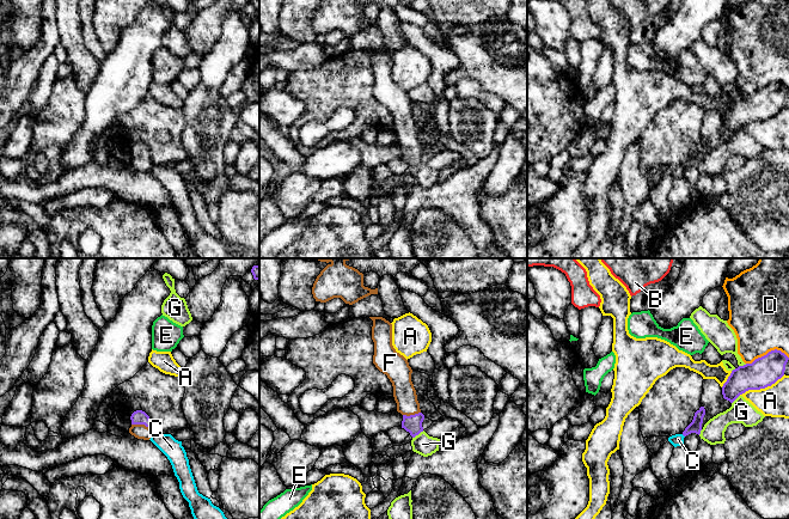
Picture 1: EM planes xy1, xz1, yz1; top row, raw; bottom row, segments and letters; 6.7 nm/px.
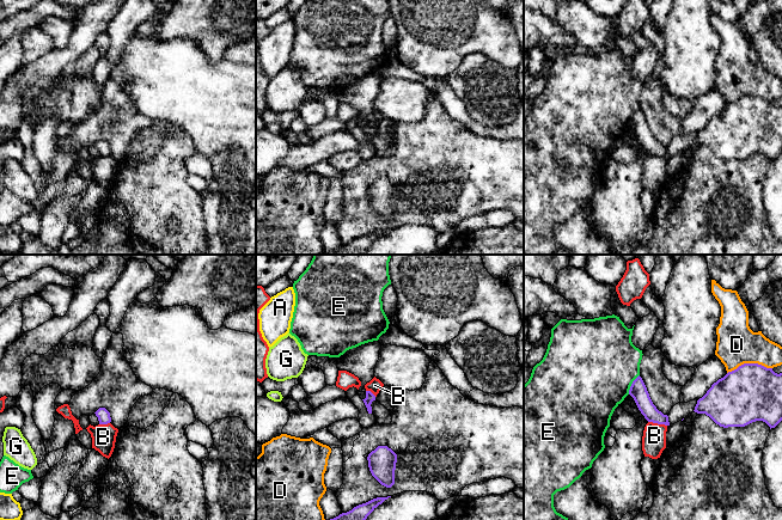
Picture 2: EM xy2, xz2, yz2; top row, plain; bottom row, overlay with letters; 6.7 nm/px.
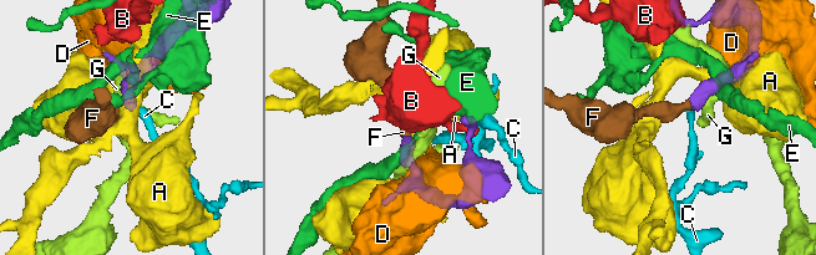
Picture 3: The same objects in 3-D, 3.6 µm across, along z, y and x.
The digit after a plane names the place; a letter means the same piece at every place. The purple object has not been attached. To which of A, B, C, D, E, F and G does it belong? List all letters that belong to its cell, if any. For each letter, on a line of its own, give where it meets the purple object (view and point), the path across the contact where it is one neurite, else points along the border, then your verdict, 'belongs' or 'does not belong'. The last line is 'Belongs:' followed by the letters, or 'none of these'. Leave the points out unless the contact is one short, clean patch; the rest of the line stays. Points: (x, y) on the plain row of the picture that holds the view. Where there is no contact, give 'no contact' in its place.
A: contact yz1 (762, 120); border yz1 (784, 107), (770, 117), (748, 121), (739, 127); does not belong
B: contact yz2 (658, 156); border yz2 (648, 153), (666, 158); does not belong
C: no contact; does not belong
D: contact yz2 (749, 96); does not belong
E: contact yz2 (631, 116); border yz2 (639, 106), (628, 126); does not belong
F: contact xy1 (141, 156); way xy1 (138, 150), (141, 156), (139, 163); belongs
G: contact xz1 (417, 166); does not belong
Belongs: F

